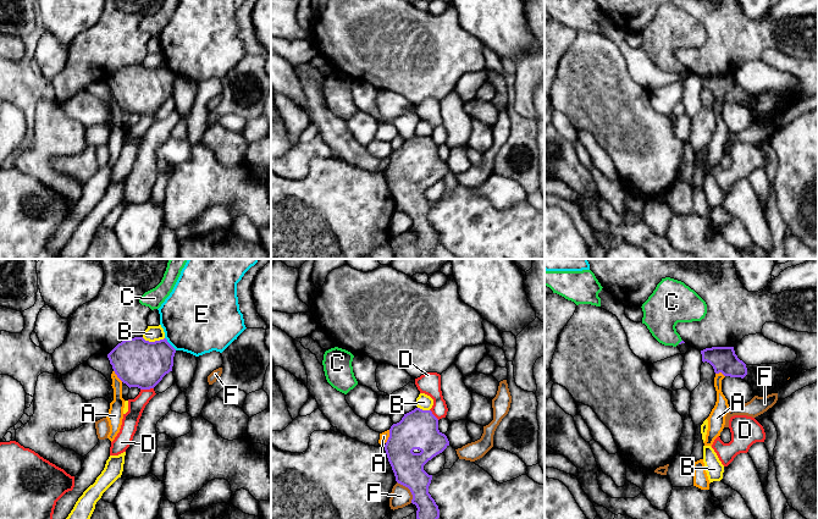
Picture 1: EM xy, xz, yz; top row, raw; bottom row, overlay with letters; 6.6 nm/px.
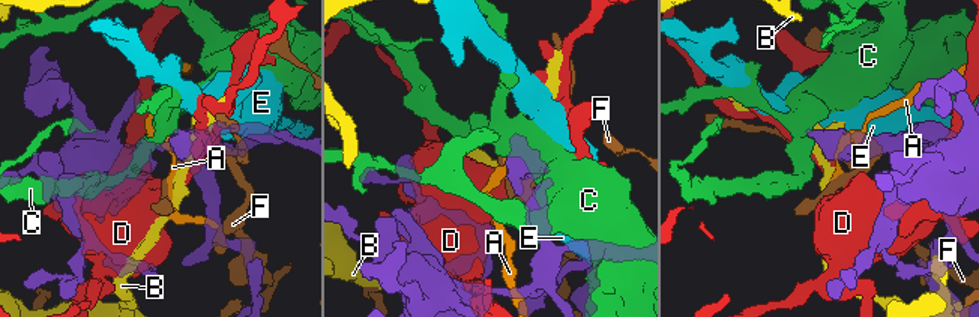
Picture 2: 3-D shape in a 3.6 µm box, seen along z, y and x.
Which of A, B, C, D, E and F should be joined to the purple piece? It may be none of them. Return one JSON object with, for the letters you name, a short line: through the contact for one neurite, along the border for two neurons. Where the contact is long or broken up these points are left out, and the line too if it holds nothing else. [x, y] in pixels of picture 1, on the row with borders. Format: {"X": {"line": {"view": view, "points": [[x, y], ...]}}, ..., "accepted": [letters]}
{"C": {"line": {"view": "yz", "points": [[681, 341], [680, 342], [664, 326], [664, 308]]}}, "accepted": ["C"]}

